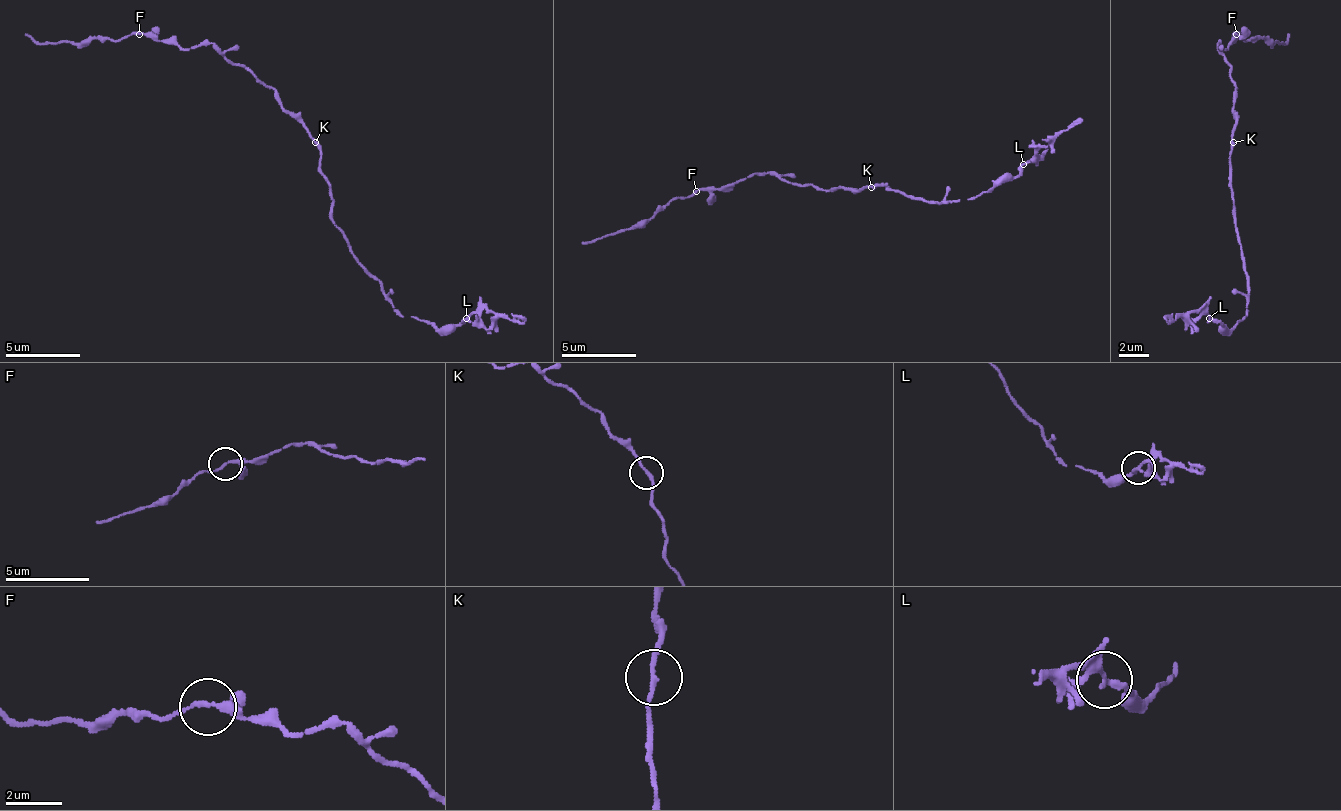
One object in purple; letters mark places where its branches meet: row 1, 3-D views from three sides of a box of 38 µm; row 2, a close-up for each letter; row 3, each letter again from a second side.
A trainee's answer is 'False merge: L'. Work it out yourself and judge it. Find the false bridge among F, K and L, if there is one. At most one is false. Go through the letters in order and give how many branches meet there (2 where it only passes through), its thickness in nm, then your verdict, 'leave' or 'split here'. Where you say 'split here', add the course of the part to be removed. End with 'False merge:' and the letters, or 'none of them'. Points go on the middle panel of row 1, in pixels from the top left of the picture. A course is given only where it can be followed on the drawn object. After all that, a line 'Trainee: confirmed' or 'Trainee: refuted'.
F: branches 2; calibre 200 nm; leave
K: branches 2; calibre 170 nm; leave
L: branches 2; calibre 220 nm; split here; course (1024, 165), (1035, 161), (1084, 120)
False merge: L
Trainee: confirmed

